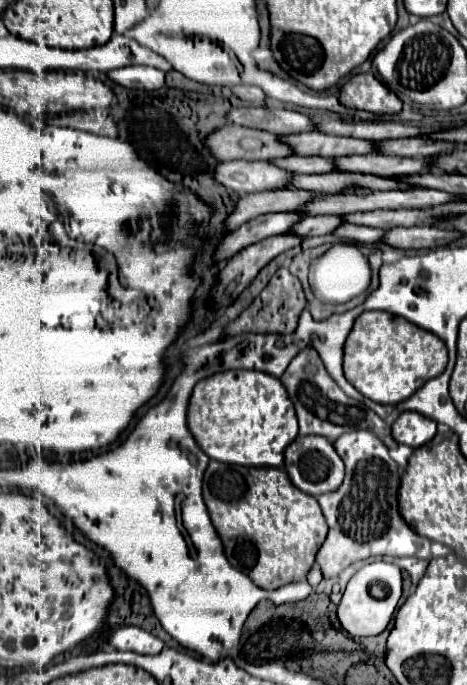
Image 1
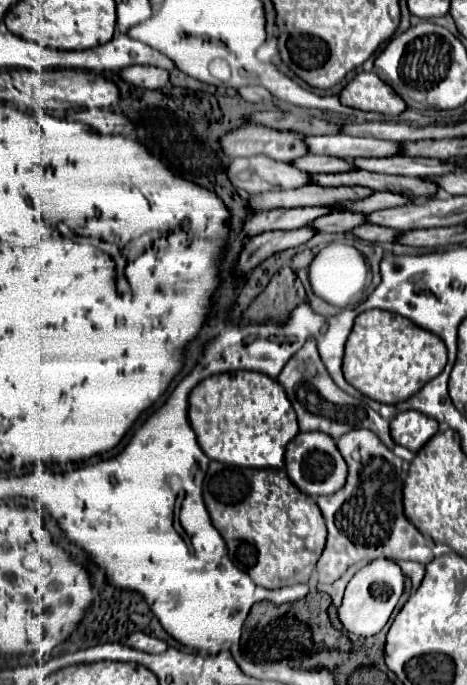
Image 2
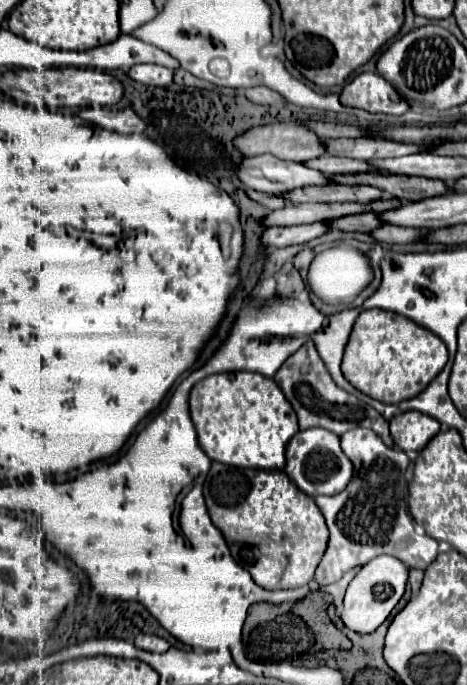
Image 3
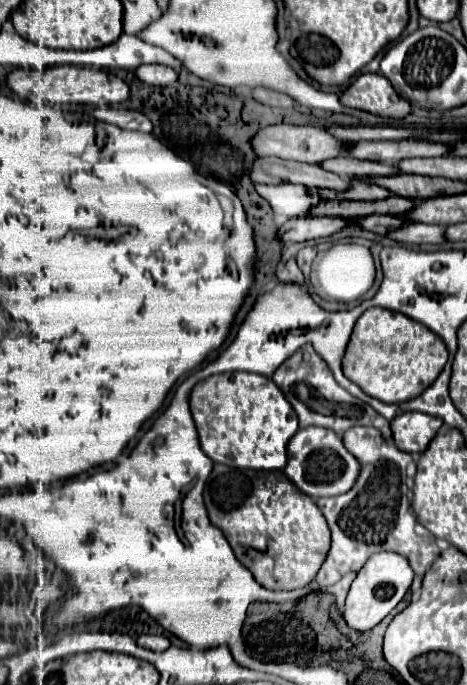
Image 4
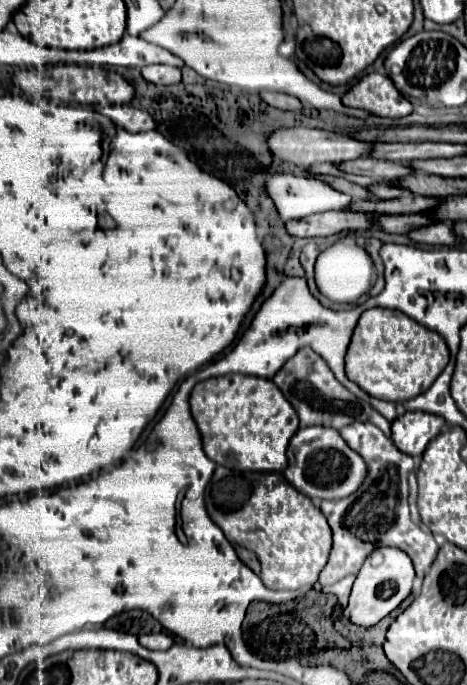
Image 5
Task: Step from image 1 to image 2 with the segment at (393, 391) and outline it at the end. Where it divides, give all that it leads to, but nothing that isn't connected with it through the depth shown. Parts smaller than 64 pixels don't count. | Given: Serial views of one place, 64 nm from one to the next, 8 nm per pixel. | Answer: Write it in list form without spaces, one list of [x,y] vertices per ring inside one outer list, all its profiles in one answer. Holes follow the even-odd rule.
[[[366,310],[354,320],[354,328],[346,342],[342,372],[344,378],[364,396],[384,404],[398,404],[414,396],[426,382],[436,378],[444,366],[446,346],[436,334],[416,326],[400,314]]]

